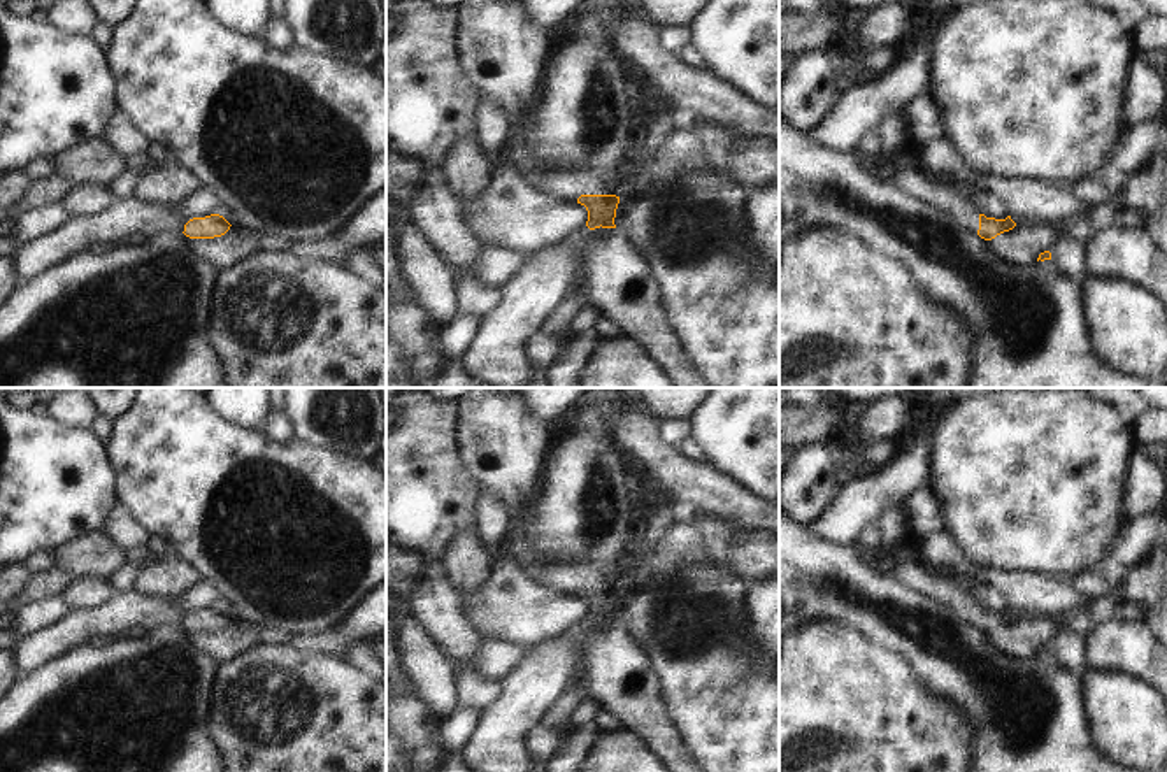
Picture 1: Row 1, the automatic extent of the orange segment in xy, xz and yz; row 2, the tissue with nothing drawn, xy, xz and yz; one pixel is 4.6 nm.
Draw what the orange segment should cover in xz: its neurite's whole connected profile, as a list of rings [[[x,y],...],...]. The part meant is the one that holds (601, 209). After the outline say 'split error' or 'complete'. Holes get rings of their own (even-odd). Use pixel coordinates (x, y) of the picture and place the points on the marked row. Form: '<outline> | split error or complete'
[[[463,0],[456,11],[462,74],[479,96],[491,100],[505,112],[509,128],[505,139],[507,167],[516,170],[523,182],[537,193],[565,205],[581,204],[588,211],[586,226],[590,232],[579,251],[581,284],[577,286],[577,291],[588,300],[586,311],[616,323],[623,337],[632,339],[658,363],[674,388],[711,388],[672,332],[663,290],[655,282],[648,261],[614,225],[618,195],[623,189],[619,177],[595,177],[576,168],[544,165],[533,158],[530,140],[535,111],[542,100],[542,81],[553,53],[551,35],[539,32],[516,0]]] | split error

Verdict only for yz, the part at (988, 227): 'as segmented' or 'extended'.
extended

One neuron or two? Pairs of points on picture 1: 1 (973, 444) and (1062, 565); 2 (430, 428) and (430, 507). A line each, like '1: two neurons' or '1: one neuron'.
1: one neuron
2: one neuron

